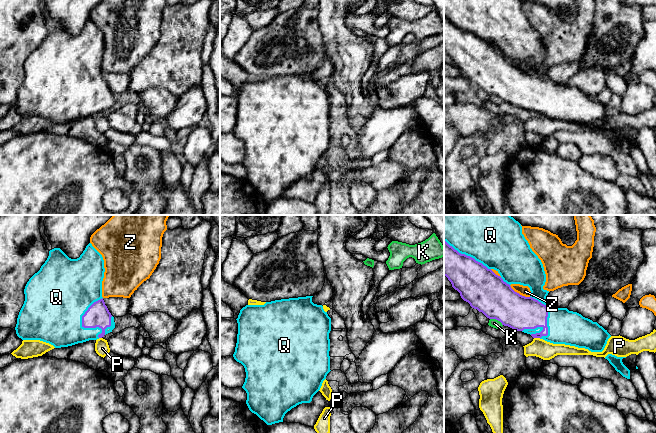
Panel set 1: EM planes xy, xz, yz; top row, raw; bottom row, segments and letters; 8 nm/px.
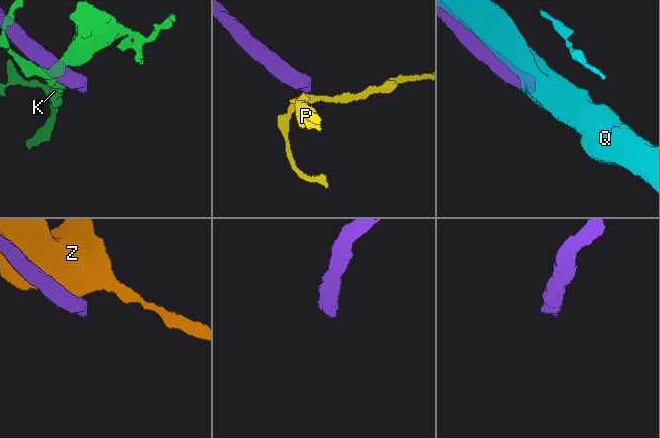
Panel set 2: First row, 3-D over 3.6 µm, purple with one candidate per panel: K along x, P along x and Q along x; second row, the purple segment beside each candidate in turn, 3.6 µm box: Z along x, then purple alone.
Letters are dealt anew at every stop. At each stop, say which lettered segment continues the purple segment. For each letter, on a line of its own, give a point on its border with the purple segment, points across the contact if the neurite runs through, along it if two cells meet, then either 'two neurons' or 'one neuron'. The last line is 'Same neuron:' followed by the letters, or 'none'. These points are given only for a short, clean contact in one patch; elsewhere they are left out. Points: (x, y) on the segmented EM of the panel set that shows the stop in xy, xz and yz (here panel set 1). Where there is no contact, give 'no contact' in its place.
K: yz (497, 319) | along yz (490, 318), (497, 319), (502, 325) | two neurons
P: yz (537, 337) | along yz (534, 337), (539, 338) | two neurons
Q: xy (82, 323) | one neuron
Z: yz (518, 293) | two neurons
Same neuron: Q

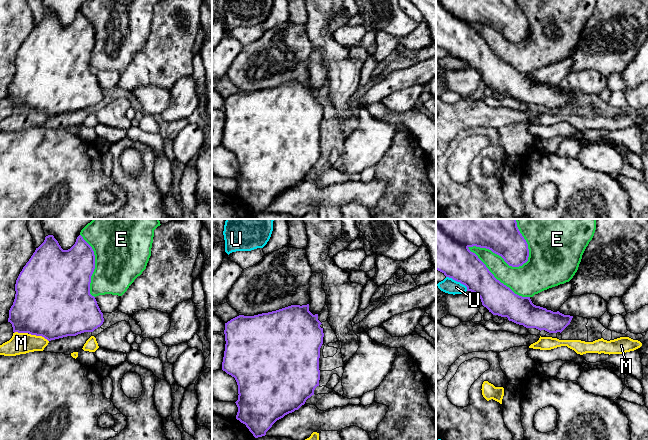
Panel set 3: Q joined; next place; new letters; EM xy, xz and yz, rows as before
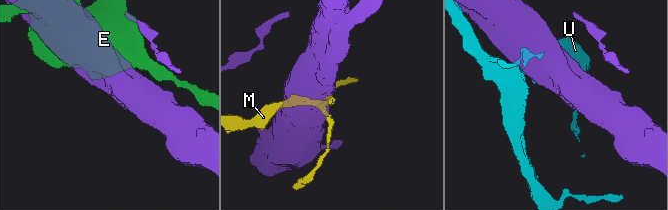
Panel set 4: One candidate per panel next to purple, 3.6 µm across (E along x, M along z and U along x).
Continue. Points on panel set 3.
E: yz (496, 279) | two neurons
M: xy (39, 335) | two neurons
U: yz (458, 281) | along yz (446, 276), (459, 281), (467, 290) | two neurons
Same neuron: none

